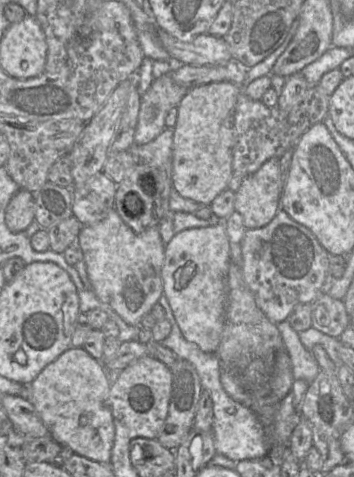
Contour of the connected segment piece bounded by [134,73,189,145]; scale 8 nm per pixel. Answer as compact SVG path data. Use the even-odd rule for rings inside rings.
M166 73L154 79L152 85L141 97L135 144L143 145L153 141L166 127L166 115L170 109L178 107L188 88L177 84Z

